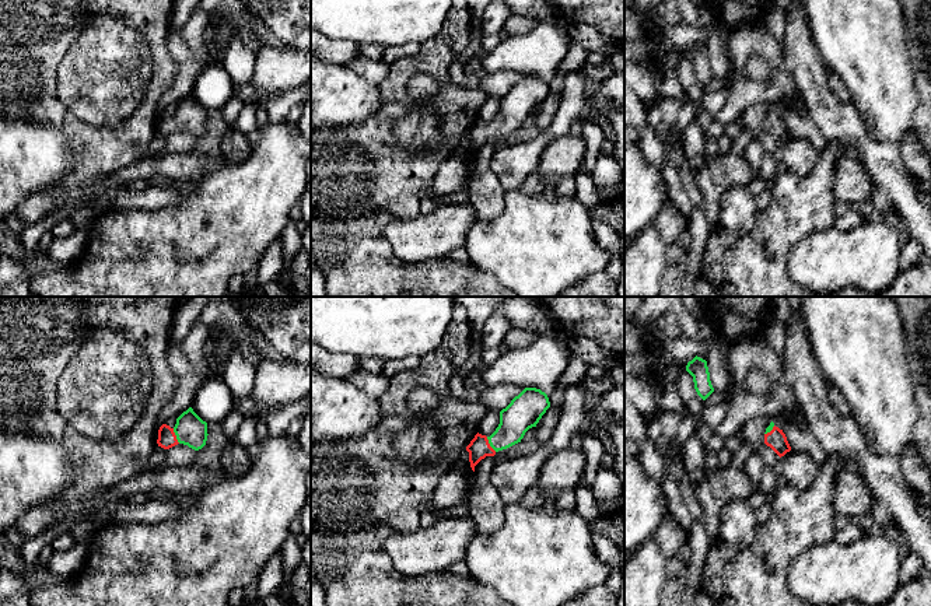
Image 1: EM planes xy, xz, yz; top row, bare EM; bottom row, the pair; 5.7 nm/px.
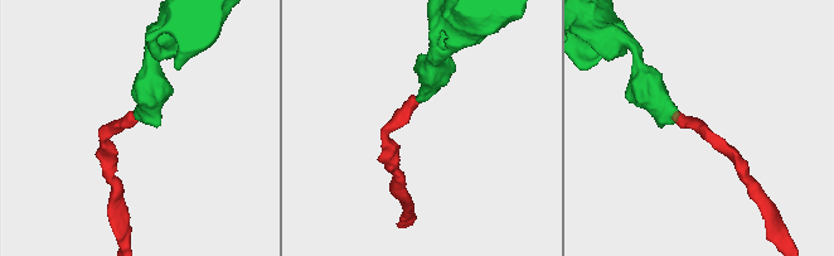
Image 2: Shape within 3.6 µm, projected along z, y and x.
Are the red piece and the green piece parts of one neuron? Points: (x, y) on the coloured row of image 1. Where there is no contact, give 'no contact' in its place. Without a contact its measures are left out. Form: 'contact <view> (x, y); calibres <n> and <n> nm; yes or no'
contact xy (175, 435); calibres 110 and 180 nm; yes

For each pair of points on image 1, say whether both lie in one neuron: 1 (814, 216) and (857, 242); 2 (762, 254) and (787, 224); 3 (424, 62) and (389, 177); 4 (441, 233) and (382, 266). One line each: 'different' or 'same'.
1: different
2: same
3: same
4: different

